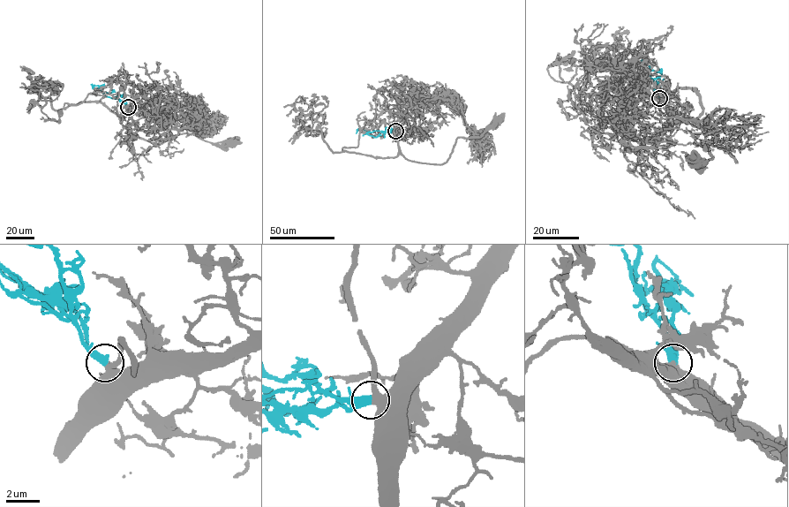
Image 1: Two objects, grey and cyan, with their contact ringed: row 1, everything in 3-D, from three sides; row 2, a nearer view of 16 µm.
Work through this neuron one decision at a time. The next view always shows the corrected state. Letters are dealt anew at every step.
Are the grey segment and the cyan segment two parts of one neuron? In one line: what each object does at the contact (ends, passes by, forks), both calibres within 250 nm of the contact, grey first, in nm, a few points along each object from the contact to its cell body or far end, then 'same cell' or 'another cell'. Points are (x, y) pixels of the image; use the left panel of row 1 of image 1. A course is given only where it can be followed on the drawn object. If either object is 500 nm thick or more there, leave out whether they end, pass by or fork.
420/500 nm | grey via (127, 107), (122, 124), (135, 135), (154, 144), (161, 144), (179, 133), (191, 133), (220, 146), (232, 144) | cyan via (127, 107), (120, 100), (106, 95), (101, 86), (91, 84) | same cell

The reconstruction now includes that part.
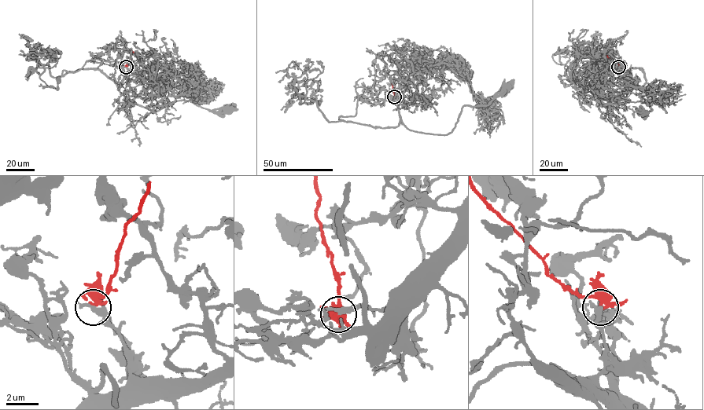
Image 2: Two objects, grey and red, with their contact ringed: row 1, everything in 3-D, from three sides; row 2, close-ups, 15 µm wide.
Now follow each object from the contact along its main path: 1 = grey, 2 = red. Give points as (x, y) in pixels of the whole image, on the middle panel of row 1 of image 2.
1: (394, 97), (399, 96), (400, 118), (409, 129), (445, 134), (451, 133), (463, 106), (488, 104), (507, 86)
2: (394, 97), (392, 78)

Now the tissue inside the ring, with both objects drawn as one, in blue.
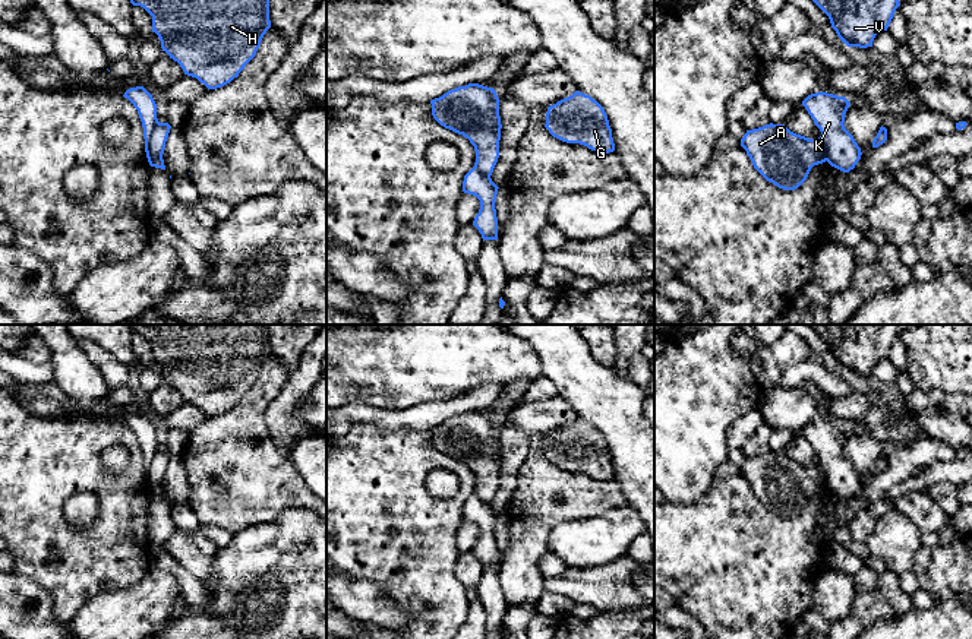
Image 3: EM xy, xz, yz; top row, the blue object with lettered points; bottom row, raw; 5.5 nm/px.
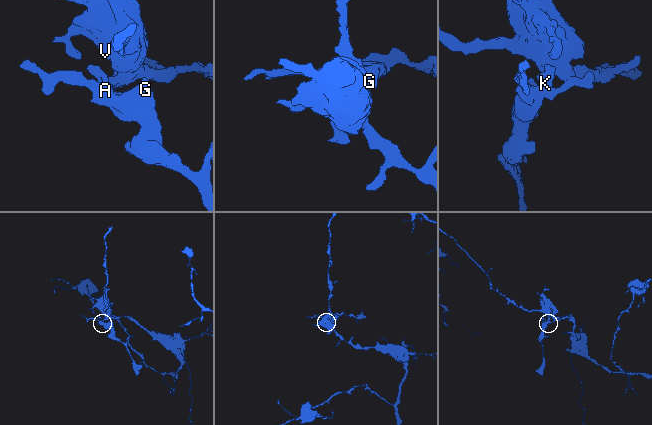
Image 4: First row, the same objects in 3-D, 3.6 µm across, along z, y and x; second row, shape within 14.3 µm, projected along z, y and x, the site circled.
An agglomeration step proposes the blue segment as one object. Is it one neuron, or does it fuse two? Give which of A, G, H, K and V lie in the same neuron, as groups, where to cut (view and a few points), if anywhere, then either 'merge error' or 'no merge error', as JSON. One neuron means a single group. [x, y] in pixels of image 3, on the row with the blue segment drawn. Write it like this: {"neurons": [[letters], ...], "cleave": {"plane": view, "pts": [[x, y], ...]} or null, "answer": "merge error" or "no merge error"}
{"neurons": [["A", "G"], ["H", "K", "V"]], "cleave": {"plane": "xy", "pts": [[158, 122], [151, 133], [147, 157]]}, "answer": "merge error"}

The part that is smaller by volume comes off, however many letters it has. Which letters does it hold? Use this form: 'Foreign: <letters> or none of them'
Foreign: A, G

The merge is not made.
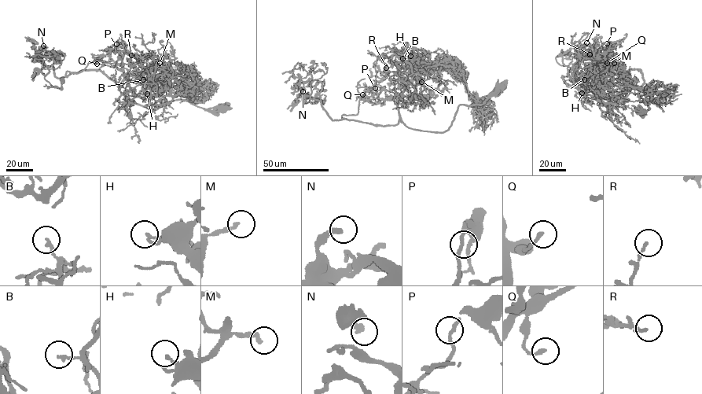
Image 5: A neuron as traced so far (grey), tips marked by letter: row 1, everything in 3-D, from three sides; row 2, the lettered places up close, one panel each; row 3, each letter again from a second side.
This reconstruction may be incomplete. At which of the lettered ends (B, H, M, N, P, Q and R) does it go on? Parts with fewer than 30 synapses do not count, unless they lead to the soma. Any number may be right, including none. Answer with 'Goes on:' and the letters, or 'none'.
Goes on: M

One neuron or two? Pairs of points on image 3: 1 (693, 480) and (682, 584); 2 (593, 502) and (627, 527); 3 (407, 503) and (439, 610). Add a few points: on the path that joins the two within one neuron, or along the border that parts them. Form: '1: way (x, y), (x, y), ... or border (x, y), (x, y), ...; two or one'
1: border (713, 480), (709, 490), (696, 502), (669, 503); two
2: border (628, 505), (611, 508), (599, 515), (573, 519); two
3: way (407, 530), (407, 546), (422, 584); one

